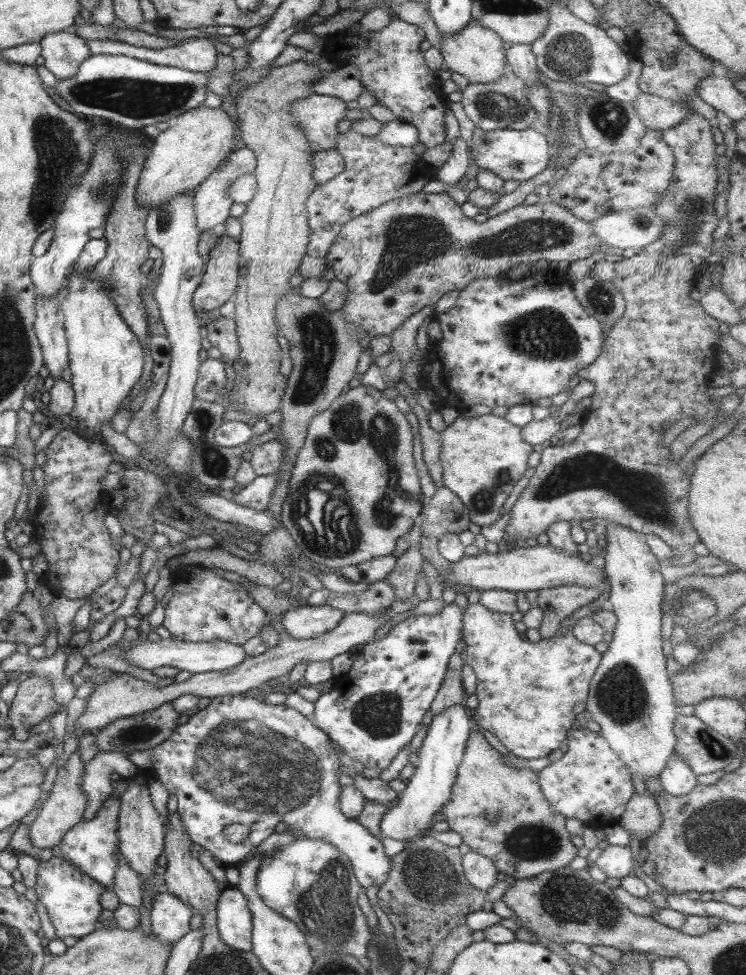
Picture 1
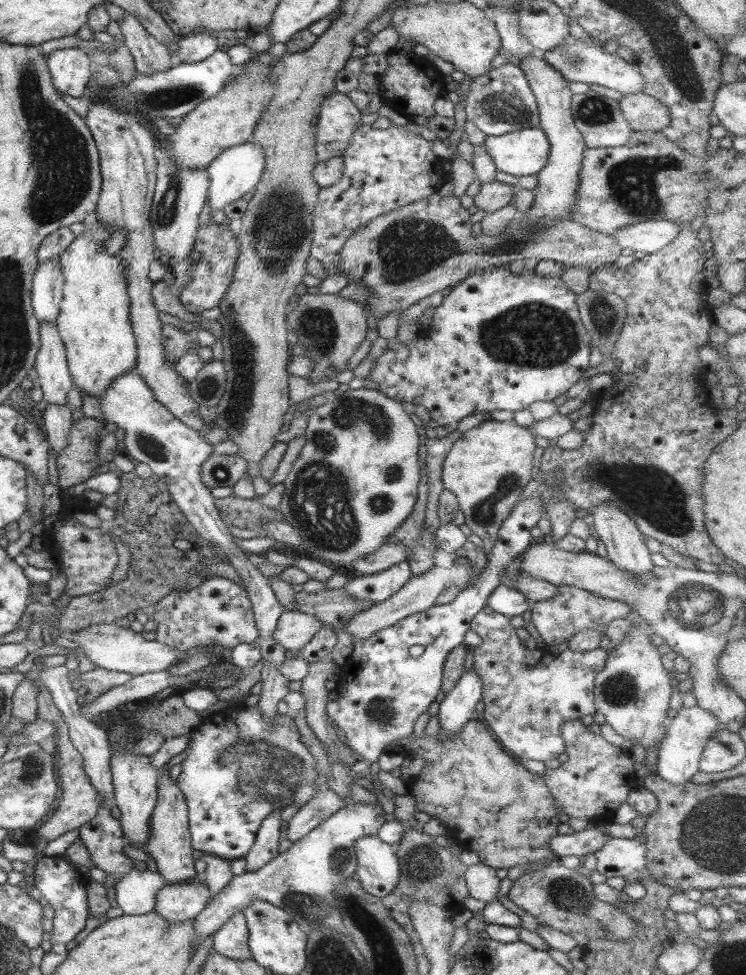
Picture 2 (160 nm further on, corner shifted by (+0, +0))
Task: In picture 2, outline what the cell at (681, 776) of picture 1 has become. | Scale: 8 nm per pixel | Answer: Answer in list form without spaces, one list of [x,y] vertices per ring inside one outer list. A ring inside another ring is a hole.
[[[693,706],[681,708],[676,716],[670,719],[665,729],[663,740],[657,746],[656,773],[664,781],[671,784],[689,782],[698,770],[698,760],[707,740],[718,730],[719,722],[711,718],[711,714]]]

